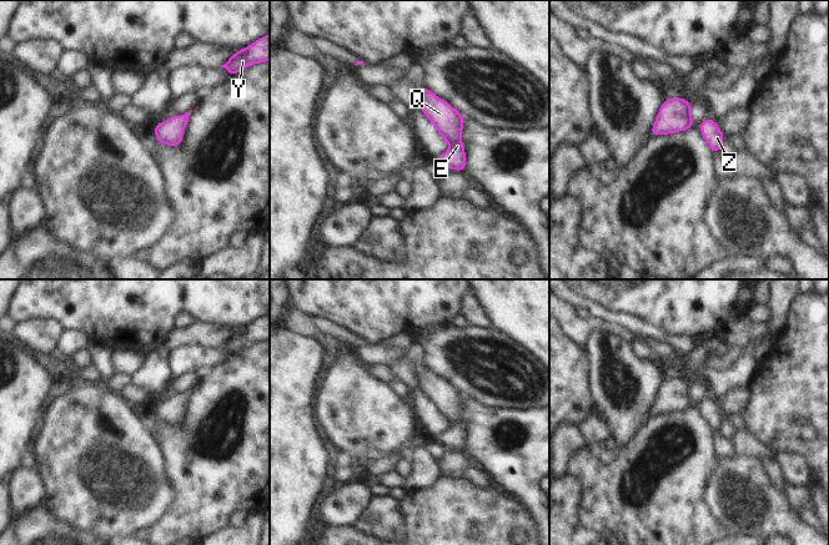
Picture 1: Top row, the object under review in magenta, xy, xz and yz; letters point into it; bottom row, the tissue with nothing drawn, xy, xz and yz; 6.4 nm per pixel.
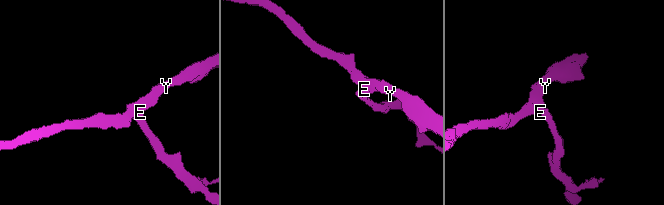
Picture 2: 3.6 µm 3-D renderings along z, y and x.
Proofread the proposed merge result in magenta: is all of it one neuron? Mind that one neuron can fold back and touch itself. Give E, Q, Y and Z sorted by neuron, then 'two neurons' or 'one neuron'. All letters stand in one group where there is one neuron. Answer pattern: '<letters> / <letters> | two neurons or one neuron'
E Q Y Z | one neuron

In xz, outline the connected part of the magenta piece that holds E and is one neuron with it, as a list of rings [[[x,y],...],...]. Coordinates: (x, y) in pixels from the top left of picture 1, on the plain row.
[[[421,365],[416,373],[421,390],[428,397],[442,418],[449,423],[448,430],[442,435],[434,436],[436,443],[451,449],[466,451],[464,424],[461,420],[464,395],[424,365]]]

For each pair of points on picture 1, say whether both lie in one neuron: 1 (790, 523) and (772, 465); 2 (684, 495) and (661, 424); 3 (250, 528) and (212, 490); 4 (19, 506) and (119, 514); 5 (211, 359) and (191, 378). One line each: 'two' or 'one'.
1: two
2: one
3: two
4: two
5: two

